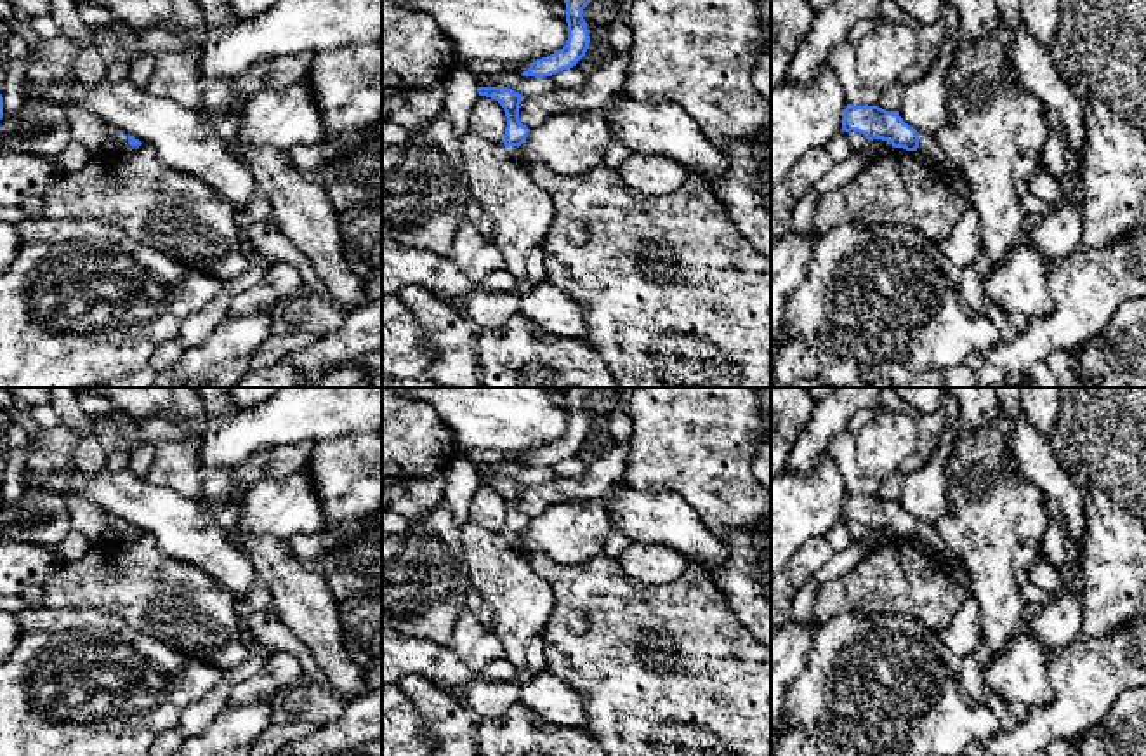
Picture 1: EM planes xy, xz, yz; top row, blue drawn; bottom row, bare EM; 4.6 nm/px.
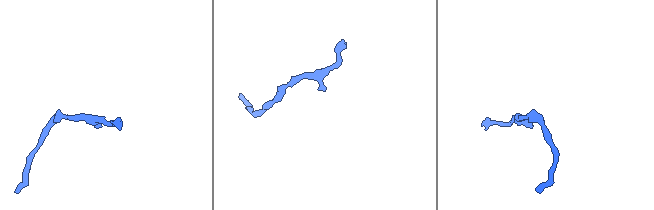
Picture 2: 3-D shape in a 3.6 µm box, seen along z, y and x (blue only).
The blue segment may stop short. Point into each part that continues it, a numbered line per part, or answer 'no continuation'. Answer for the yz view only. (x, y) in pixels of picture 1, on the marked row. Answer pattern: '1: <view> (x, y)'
1: yz (929, 152)

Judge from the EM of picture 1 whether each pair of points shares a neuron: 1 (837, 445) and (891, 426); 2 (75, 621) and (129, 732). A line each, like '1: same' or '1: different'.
1: different
2: same

